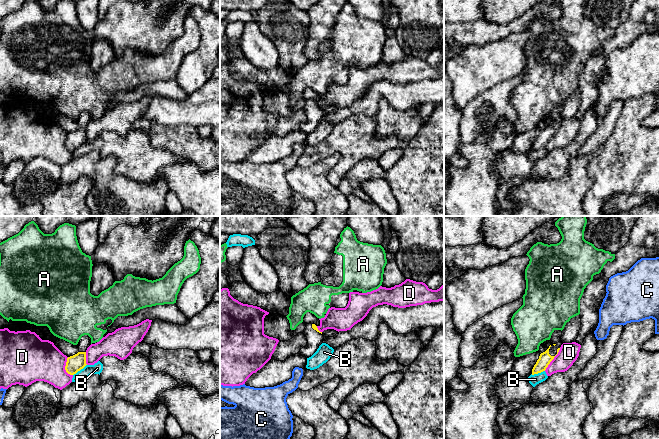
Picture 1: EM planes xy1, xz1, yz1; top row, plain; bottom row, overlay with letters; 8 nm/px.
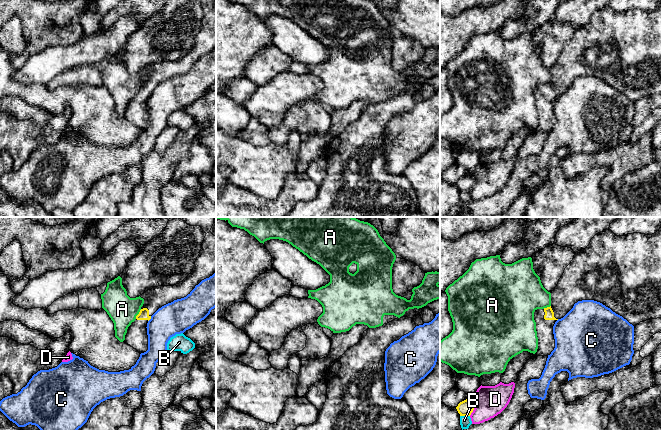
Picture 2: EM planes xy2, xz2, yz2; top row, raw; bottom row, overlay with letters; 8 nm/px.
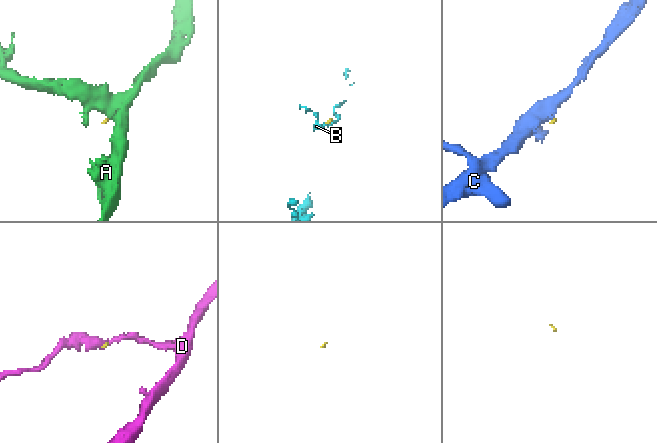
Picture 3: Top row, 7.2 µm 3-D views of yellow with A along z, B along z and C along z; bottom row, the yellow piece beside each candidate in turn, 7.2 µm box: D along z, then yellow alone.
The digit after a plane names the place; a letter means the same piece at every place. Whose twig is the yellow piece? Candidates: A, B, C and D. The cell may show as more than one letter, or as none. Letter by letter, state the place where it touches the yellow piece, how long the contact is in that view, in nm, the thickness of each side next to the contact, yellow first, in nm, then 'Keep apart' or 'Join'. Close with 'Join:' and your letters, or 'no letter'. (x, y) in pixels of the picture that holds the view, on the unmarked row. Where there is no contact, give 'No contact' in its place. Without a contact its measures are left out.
A: Touches yellow at xy2 (138, 90). Shared border 90 nm. Thickness 80 nm (yellow) against 240 nm. Keep apart
B: Touches yellow at xy1 (79, 146). Shared border 140 nm. Thickness 140 nm (yellow) against 90 nm. Keep apart
C: Touches yellow at xy2 (150, 94). Shared border 50 nm. Thickness 80 nm (yellow) against 260 nm. Keep apart
D: Touches yellow at yz1 (553, 134). Shared border 220 nm. Thickness 100 nm (yellow) against 160 nm. Keep apart
Join: no letter

